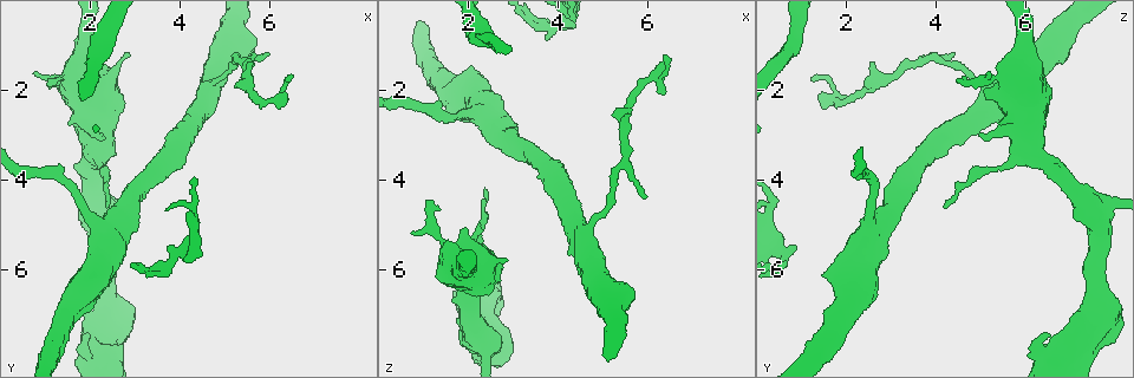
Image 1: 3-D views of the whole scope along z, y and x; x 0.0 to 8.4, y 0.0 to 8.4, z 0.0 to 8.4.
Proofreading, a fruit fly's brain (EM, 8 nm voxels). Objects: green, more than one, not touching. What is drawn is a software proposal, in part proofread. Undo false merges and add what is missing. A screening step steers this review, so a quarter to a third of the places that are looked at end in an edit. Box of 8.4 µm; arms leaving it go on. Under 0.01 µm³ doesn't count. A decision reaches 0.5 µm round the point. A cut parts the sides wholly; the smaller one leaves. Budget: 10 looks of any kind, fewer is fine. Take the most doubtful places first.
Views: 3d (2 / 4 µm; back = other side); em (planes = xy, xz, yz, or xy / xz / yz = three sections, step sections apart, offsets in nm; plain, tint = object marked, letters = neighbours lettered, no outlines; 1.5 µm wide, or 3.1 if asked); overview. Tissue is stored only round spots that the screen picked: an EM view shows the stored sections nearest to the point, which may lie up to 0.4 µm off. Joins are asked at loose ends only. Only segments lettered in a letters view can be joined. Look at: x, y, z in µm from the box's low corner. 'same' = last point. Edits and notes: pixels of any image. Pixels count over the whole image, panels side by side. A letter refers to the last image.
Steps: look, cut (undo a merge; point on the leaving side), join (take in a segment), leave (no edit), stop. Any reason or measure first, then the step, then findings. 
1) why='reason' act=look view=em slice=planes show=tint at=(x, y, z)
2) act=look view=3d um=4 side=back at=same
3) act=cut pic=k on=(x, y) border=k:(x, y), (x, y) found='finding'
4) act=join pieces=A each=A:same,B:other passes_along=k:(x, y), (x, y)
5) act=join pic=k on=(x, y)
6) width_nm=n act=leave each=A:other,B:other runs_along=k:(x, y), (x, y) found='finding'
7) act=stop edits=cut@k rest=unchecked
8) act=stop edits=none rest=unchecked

why='an open end' act=look view=em slice=xz step=4 show=letters at=(2.00, 7.40, 6.50)

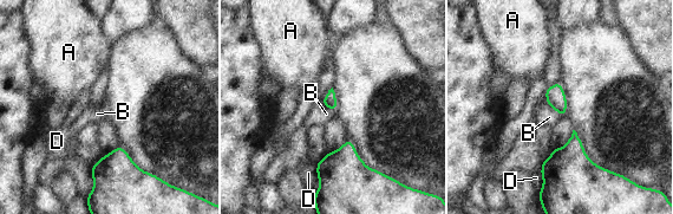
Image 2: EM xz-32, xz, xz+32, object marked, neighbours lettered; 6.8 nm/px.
act=leave each=A:other,B:other,D:other border=2:(549, 106), (560, 116) found='no lettered segment goes on from it'

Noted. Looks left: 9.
act=look view=em slice=xz step=4 show=letters at=(1.05, 1.70, 4.45)

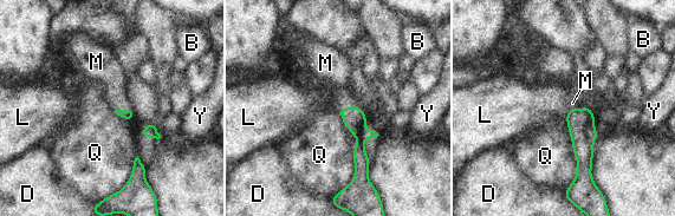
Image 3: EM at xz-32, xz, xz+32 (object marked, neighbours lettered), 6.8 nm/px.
act=look view=em slice=planes show=letters at=same

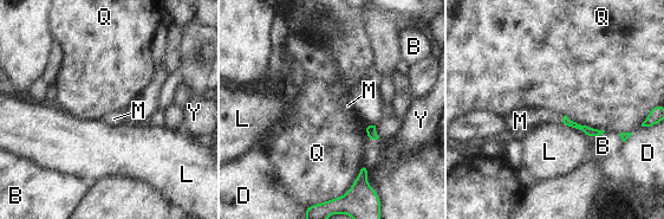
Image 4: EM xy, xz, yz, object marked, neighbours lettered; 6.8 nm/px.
longest_contact=Q:220nm act=join pieces=M each=B:other,D:other,L:other,M:same,Q:other,Y:other found='the neuron continues'

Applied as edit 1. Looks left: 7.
why='redraw' act=look view=overview

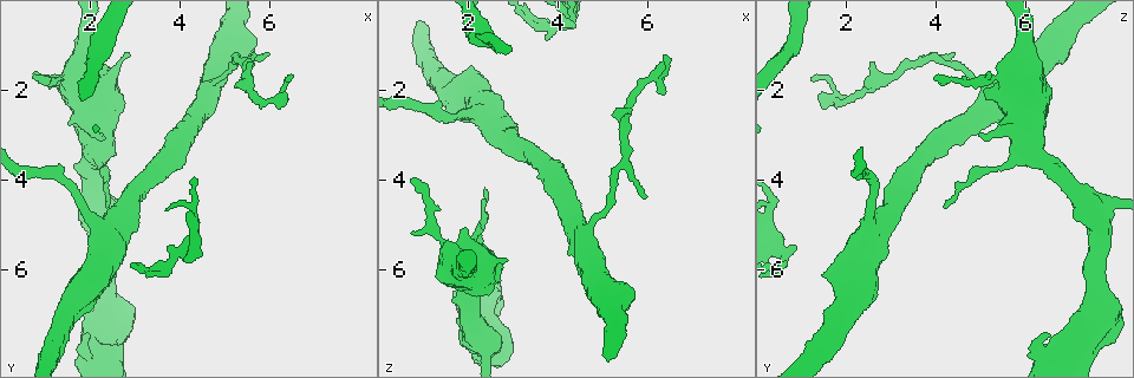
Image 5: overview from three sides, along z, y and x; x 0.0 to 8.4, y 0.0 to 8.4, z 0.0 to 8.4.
why='an open end' act=look view=3d um=4 at=(2.30, 3.00, 5.00)

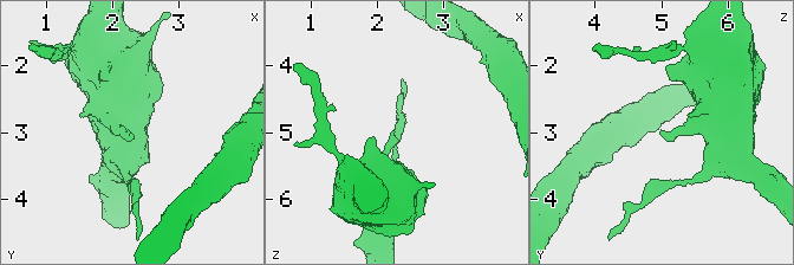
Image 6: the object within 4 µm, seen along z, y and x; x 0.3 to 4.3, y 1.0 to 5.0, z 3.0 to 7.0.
why='now the EM' act=look view=em slice=planes show=letters at=(2.25, 2.95, 4.95)

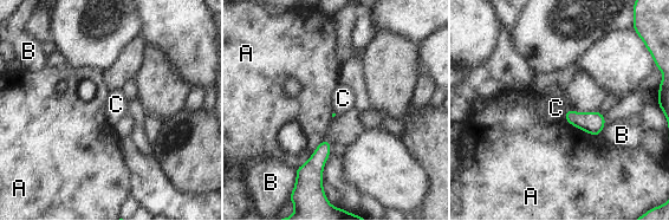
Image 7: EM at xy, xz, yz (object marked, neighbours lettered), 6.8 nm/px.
act=leave each=A:other,B:other,C:other border=7:(570, 108), (564, 116) found='no lettered segment goes on from it'

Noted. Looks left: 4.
why='calibre changes' act=look view=3d um=2 at=(3.85, 5.80, 0.60)

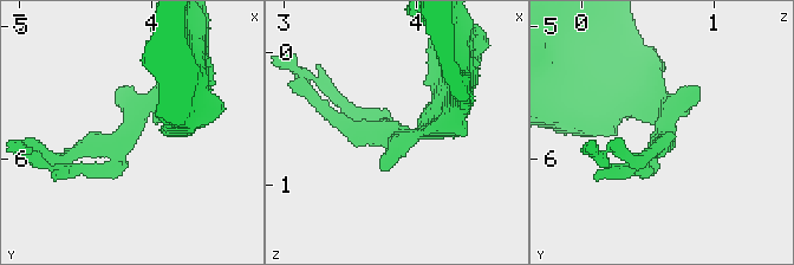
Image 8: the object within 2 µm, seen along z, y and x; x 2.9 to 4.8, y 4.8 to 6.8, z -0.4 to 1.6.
why='now the EM' act=look view=em slice=xy step=8 show=letters at=(3.86, 5.76, 0.60)

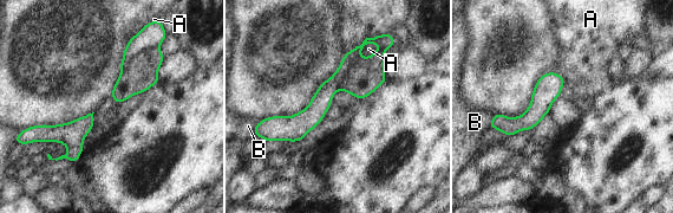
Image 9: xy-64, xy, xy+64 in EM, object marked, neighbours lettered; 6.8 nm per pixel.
act=cut pic=9 on=(152, 34) each=A:other,B:other part_leaving=9:(357, 51), (296, 127), (256, 133) found='a second neuron is stuck on'

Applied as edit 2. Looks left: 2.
act=stop edits=join@4,cut@9 rest=unchecked

